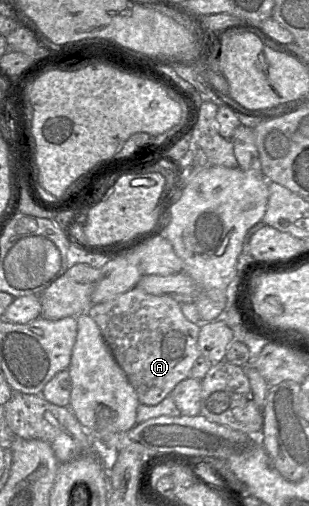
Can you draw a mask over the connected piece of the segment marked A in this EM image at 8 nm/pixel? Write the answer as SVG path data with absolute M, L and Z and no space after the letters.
M136 286L113 299L91 305L87 313L100 328L115 360L126 374L141 404L149 406L159 404L179 382L189 377L195 361L201 356L198 347L200 327L183 315L181 303L171 296L149 294Z

